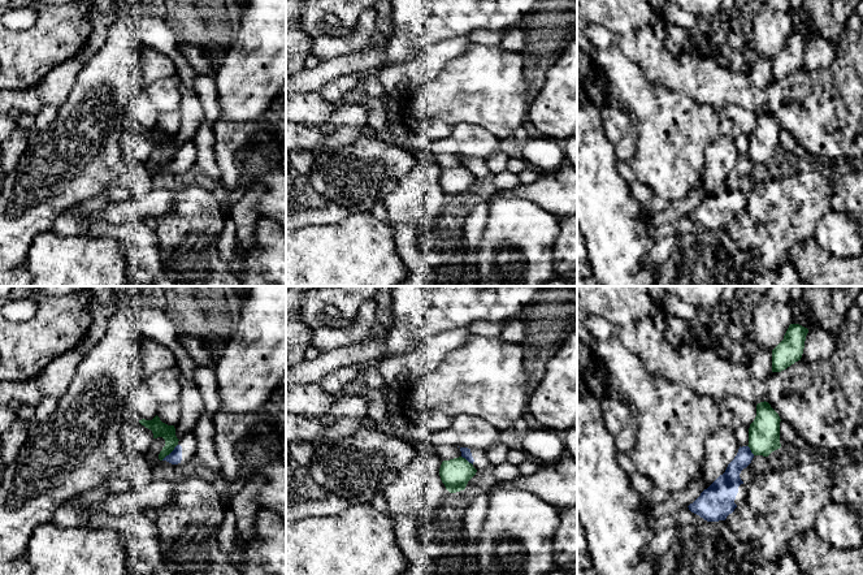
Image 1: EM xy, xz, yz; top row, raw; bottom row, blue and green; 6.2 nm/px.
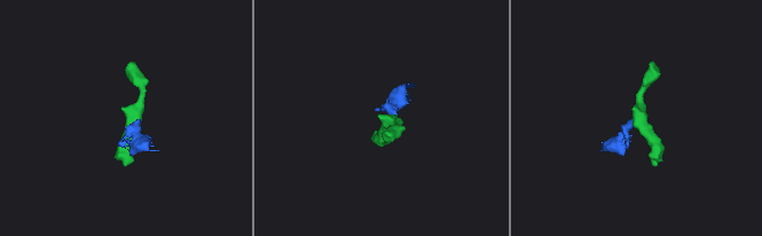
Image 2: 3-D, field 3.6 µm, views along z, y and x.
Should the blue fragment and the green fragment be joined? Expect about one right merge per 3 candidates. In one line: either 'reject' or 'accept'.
reject

